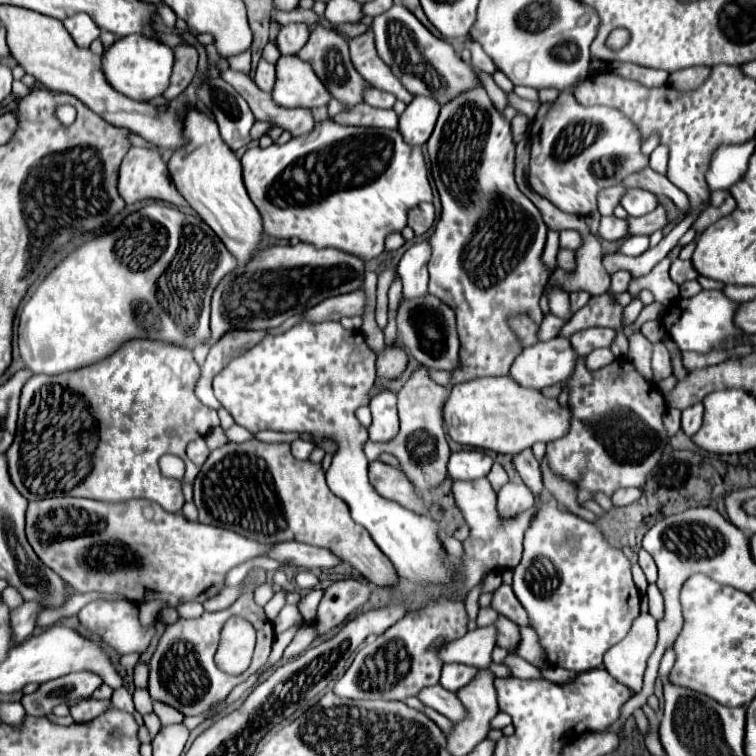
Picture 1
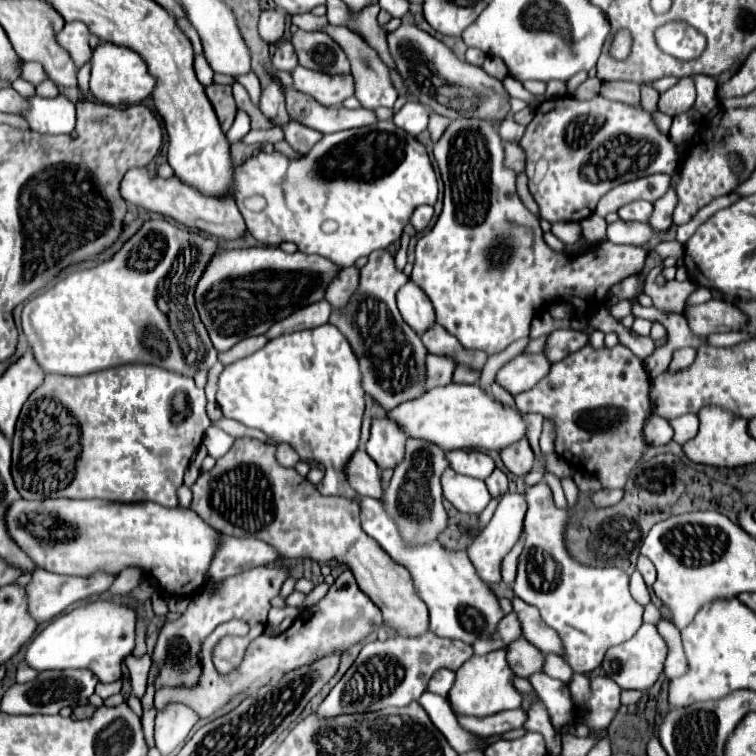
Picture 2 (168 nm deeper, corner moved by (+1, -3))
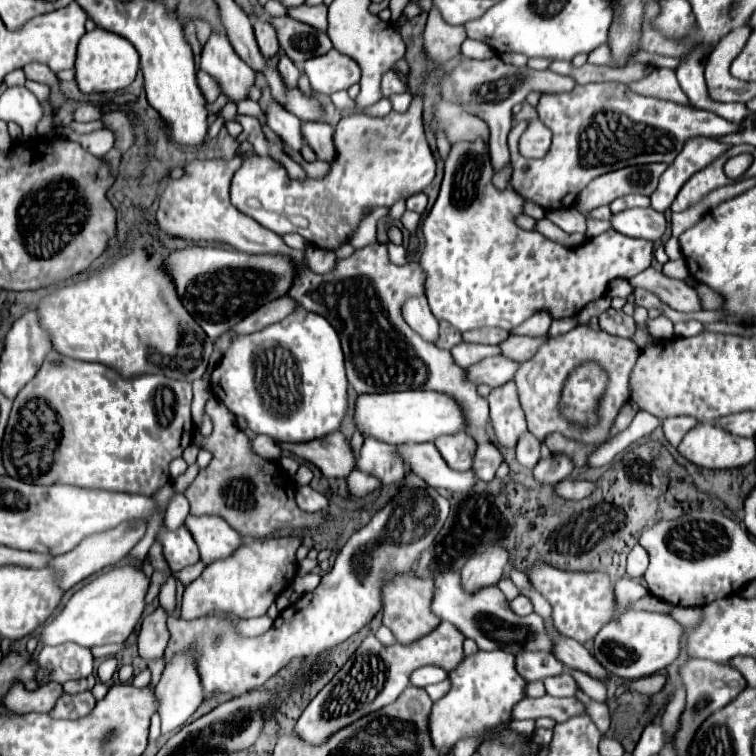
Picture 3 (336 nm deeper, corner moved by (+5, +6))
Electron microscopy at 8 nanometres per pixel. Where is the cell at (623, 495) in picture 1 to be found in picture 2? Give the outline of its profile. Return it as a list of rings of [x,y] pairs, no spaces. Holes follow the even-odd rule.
[[[600,490],[592,496],[592,502],[596,506],[614,506],[624,498],[624,490]]]

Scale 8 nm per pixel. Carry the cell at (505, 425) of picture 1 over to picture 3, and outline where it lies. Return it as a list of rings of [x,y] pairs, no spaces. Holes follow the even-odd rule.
[[[436,391],[364,393],[356,397],[354,425],[364,437],[374,437],[388,445],[434,441],[438,435],[452,435],[464,429],[464,415],[458,403]]]

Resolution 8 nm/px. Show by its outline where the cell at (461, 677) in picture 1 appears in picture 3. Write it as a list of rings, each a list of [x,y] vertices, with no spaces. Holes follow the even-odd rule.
[[[422,667],[422,669],[418,669],[418,671],[414,671],[412,675],[410,675],[410,683],[414,685],[414,687],[426,687],[426,685],[432,685],[432,683],[440,683],[440,681],[444,681],[448,677],[448,673],[446,671],[442,671],[440,667]]]

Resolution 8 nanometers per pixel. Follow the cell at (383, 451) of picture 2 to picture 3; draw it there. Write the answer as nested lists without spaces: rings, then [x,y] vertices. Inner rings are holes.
[[[370,437],[364,441],[356,469],[380,479],[382,485],[400,485],[406,475],[404,463],[396,457],[396,447]]]

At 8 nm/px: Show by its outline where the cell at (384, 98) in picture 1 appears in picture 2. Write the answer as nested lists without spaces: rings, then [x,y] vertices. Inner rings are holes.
[[[326,24],[326,26],[322,28],[322,32],[326,32],[332,40],[336,40],[336,42],[342,46],[342,50],[346,52],[346,56],[348,56],[348,60],[350,60],[350,64],[352,64],[352,76],[354,76],[354,84],[356,84],[354,96],[360,100],[360,104],[362,104],[364,108],[368,108],[368,110],[376,110],[376,108],[380,108],[380,106],[392,108],[394,102],[396,102],[396,98],[398,98],[398,94],[396,94],[394,86],[390,84],[388,68],[386,68],[384,62],[378,58],[376,50],[370,48],[368,42],[366,42],[362,36],[354,34],[352,30],[348,30],[348,28],[344,28],[344,26]]]

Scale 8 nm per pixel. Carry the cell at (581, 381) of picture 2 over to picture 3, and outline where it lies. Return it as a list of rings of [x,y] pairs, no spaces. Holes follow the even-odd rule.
[[[574,327],[572,331],[564,333],[564,335],[558,335],[558,337],[552,337],[552,339],[546,339],[536,355],[524,363],[520,363],[518,371],[516,371],[516,385],[518,385],[518,395],[520,395],[520,403],[522,403],[522,409],[526,413],[526,421],[528,421],[528,429],[542,441],[548,433],[562,433],[570,439],[576,439],[576,441],[584,441],[584,443],[598,443],[598,441],[604,441],[610,427],[612,427],[612,421],[616,419],[620,407],[628,401],[630,397],[630,389],[628,389],[628,377],[630,377],[630,371],[636,363],[640,355],[640,349],[630,341],[630,339],[622,339],[622,337],[612,337],[604,331],[594,331],[590,327]],[[584,361],[598,361],[608,377],[610,377],[610,383],[608,383],[608,389],[606,389],[606,395],[604,399],[600,401],[600,421],[598,425],[594,427],[576,427],[572,425],[570,421],[562,419],[562,415],[558,415],[558,395],[562,391],[562,383],[566,379],[566,375],[570,375],[570,371],[584,363]]]

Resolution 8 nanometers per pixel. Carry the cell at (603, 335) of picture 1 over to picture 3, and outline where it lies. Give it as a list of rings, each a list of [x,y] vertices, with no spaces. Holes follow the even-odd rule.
[[[508,337],[504,339],[498,347],[500,347],[500,355],[512,359],[512,361],[526,361],[534,355],[534,351],[540,347],[540,343],[544,343],[546,337],[540,337],[540,339],[532,339],[532,337]]]

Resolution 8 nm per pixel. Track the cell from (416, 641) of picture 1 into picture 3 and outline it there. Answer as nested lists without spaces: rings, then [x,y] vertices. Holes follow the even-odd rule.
[[[442,621],[430,635],[422,637],[422,641],[414,641],[414,645],[394,643],[384,647],[374,635],[368,635],[348,663],[334,675],[334,679],[310,701],[300,715],[294,733],[310,745],[326,743],[326,739],[330,739],[330,735],[336,731],[396,701],[398,695],[408,687],[408,679],[416,669],[424,665],[438,665],[448,673],[456,669],[464,659],[462,643],[464,635],[448,621]]]

